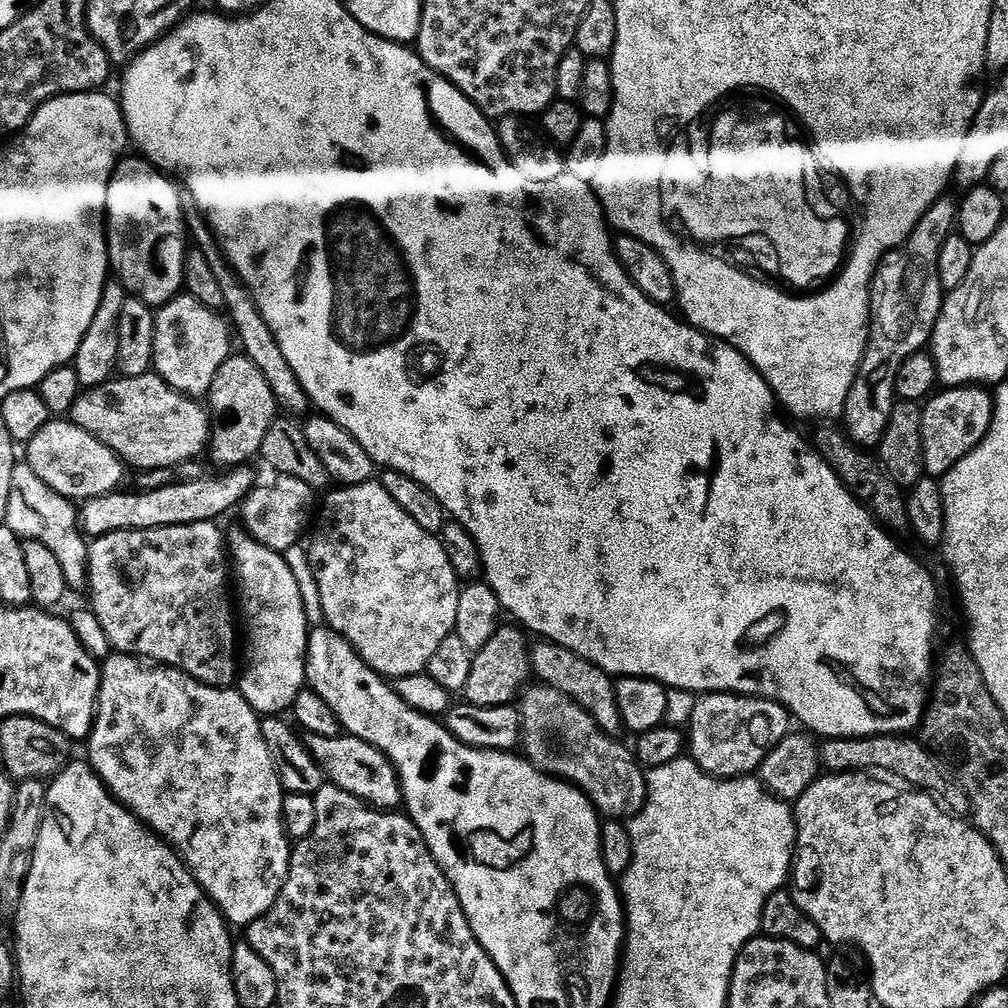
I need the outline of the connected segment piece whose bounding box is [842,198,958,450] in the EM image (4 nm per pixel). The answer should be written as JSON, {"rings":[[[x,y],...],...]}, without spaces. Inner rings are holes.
{"rings":[[[941,198],[928,207],[926,214],[920,219],[918,226],[910,233],[907,240],[892,252],[886,253],[872,281],[872,319],[868,326],[868,345],[864,351],[854,386],[850,390],[850,398],[846,398],[842,417],[842,426],[848,433],[848,437],[865,450],[879,449],[880,439],[886,430],[886,422],[890,422],[892,408],[898,403],[896,395],[898,370],[902,362],[906,362],[906,358],[910,358],[916,352],[925,351],[944,305],[946,287],[944,288],[943,282],[940,281],[940,255],[944,252],[944,243],[947,242],[948,235],[951,232],[953,235],[957,227],[958,211],[957,201],[948,199]]]}

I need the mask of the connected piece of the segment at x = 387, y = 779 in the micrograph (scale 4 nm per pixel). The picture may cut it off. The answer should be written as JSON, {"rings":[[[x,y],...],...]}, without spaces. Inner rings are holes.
{"rings":[[[307,734],[303,737],[303,744],[308,748],[313,762],[320,767],[327,783],[346,790],[346,794],[354,794],[354,798],[363,800],[373,808],[396,810],[401,807],[400,776],[386,754],[382,754],[382,750],[370,742],[347,734],[334,738],[318,738],[318,734]]]}

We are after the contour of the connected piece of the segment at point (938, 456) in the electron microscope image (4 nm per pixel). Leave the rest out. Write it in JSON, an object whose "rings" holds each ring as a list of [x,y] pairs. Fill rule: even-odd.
{"rings":[[[968,384],[965,388],[944,388],[923,405],[922,450],[926,457],[924,471],[929,477],[944,477],[953,464],[962,462],[986,438],[992,425],[994,396],[987,387]],[[951,452],[956,452],[949,460]]]}

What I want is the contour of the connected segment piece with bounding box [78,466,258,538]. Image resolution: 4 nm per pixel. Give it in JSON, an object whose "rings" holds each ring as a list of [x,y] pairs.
{"rings":[[[251,467],[231,469],[221,480],[184,480],[181,484],[164,484],[149,492],[124,492],[117,490],[83,501],[78,508],[78,523],[88,538],[105,536],[122,530],[150,530],[162,526],[186,526],[207,520],[219,521],[232,507],[243,504],[258,480]]]}

